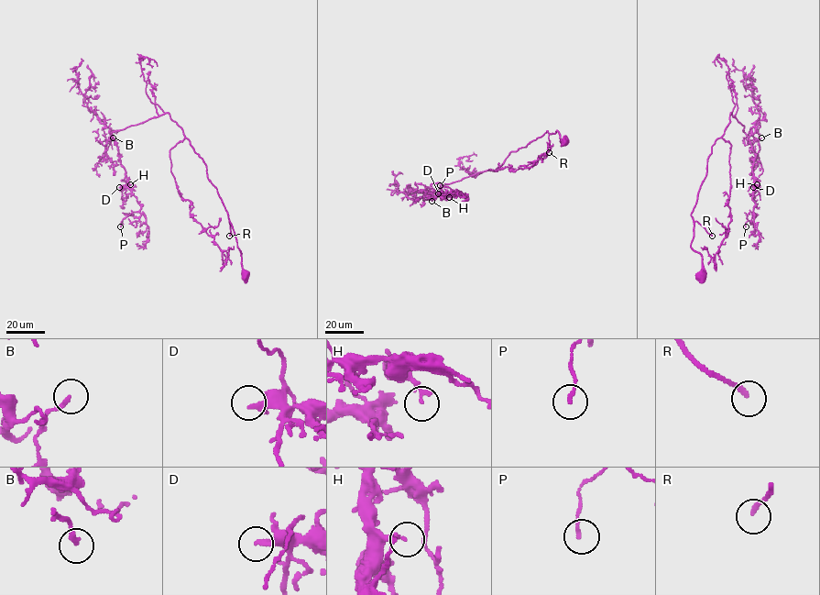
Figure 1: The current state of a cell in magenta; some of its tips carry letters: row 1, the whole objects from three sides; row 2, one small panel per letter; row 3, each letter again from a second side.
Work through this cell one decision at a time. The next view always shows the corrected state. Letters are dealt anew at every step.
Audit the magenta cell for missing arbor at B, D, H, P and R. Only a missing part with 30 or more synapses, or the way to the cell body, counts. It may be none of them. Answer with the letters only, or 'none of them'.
D, R

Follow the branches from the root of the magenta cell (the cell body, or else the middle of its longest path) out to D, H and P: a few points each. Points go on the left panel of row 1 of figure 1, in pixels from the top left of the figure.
D: (246, 275), (227, 212), (208, 178), (206, 165), (168, 113), (111, 132), (128, 184), (119, 187)
H: (246, 275), (227, 212), (217, 188), (208, 178), (206, 165), (168, 113), (111, 132), (130, 184)
P: (246, 275), (206, 165), (168, 113), (111, 132), (141, 207), (120, 226)

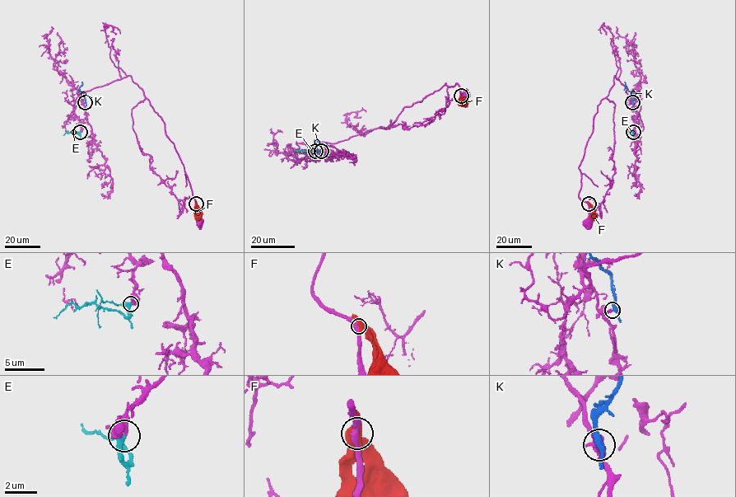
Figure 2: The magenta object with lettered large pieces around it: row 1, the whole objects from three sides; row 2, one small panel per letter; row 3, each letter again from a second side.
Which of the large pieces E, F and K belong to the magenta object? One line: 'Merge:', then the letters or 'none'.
Merge: E

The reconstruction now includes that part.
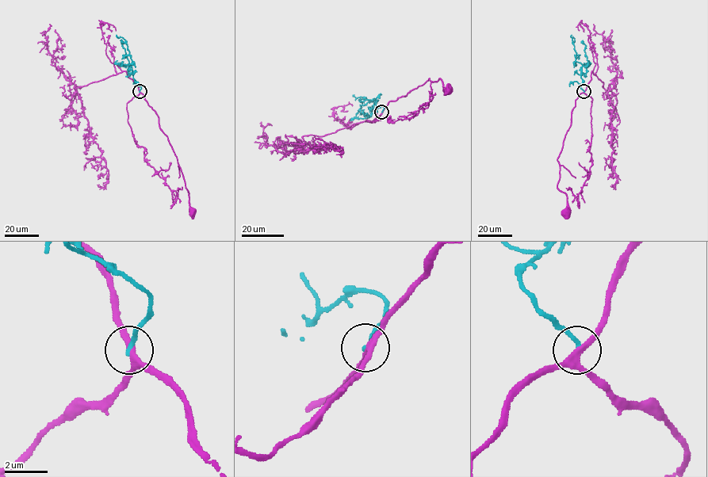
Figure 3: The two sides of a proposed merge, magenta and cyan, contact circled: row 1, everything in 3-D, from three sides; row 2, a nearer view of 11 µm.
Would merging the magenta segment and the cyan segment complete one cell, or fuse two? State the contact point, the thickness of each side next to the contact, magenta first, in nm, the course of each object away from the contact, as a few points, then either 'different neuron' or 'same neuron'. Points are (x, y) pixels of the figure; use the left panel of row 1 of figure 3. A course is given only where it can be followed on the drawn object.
place (139, 91); calibres 260 and 200 nm; course magenta (139, 91), (158, 117), (159, 127), (167, 137), (177, 159), (193, 211); course cyan (139, 91), (141, 88), (133, 78), (133, 62), (125, 40), (116, 35); different neuron

